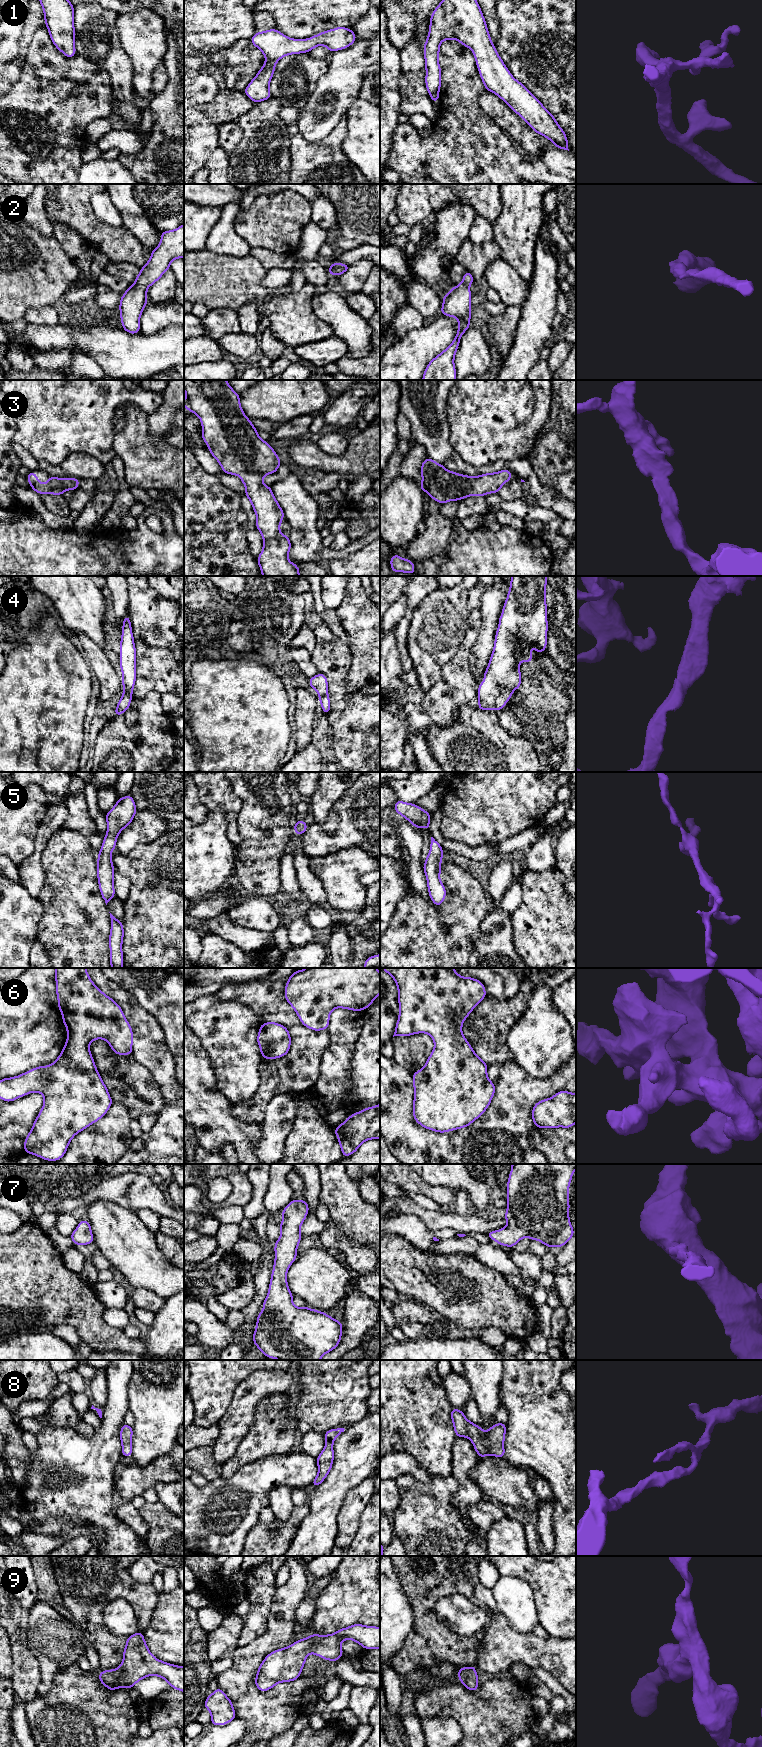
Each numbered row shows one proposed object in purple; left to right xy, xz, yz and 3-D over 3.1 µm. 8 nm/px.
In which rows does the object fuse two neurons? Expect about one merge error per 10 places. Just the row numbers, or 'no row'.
no row

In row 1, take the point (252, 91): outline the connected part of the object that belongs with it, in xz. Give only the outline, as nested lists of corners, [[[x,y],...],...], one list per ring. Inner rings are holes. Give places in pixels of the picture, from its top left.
[[[337,27],[321,32],[308,39],[292,39],[276,29],[256,32],[250,39],[265,56],[266,61],[256,77],[244,89],[244,93],[255,103],[271,98],[269,84],[275,71],[276,63],[286,55],[307,53],[323,45],[330,53],[352,45],[356,40],[355,33],[345,27]]]

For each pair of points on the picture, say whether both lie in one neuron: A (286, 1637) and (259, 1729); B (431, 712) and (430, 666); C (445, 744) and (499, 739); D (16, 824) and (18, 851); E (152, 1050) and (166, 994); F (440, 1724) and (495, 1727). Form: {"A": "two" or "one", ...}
{"A": "one", "B": "two", "C": "one", "D": "one", "E": "two", "F": "two"}

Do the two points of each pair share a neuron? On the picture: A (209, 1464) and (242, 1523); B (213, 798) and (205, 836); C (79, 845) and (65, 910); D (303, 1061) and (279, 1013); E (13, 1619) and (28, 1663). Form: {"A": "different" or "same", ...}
{"A": "different", "B": "different", "C": "same", "D": "same", "E": "same"}

